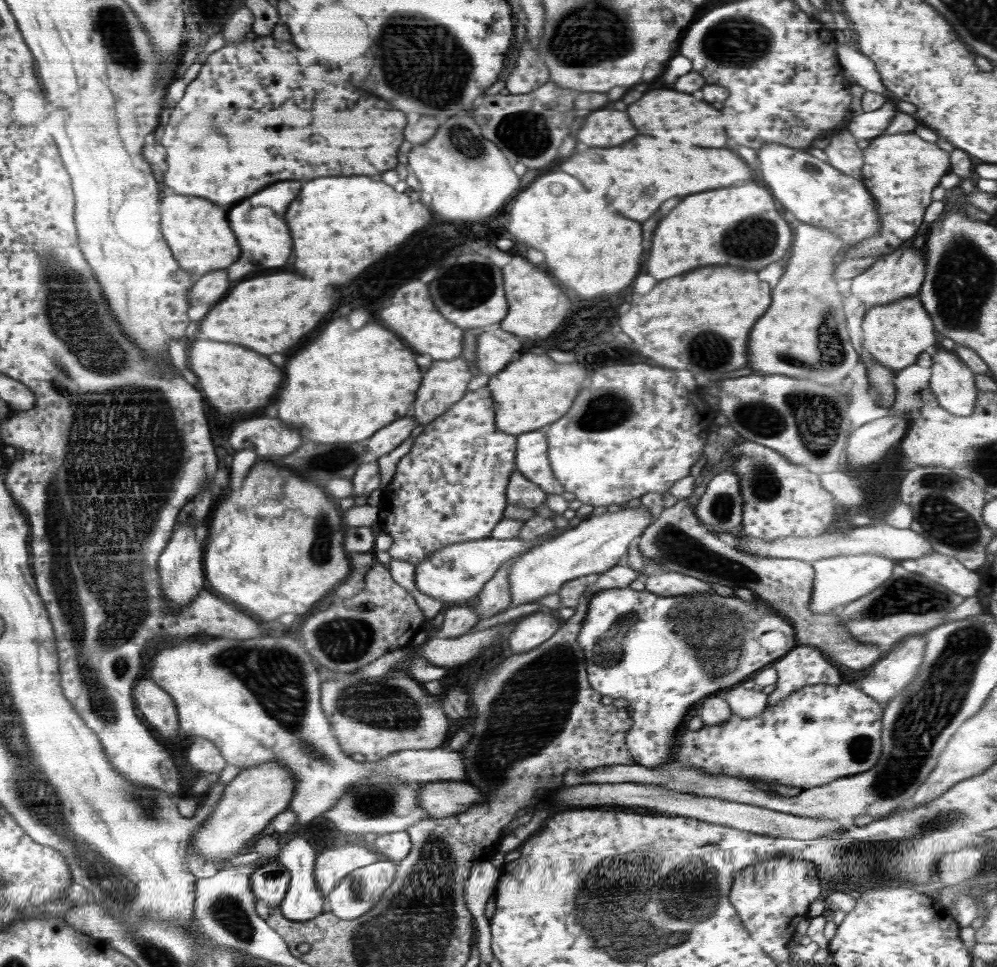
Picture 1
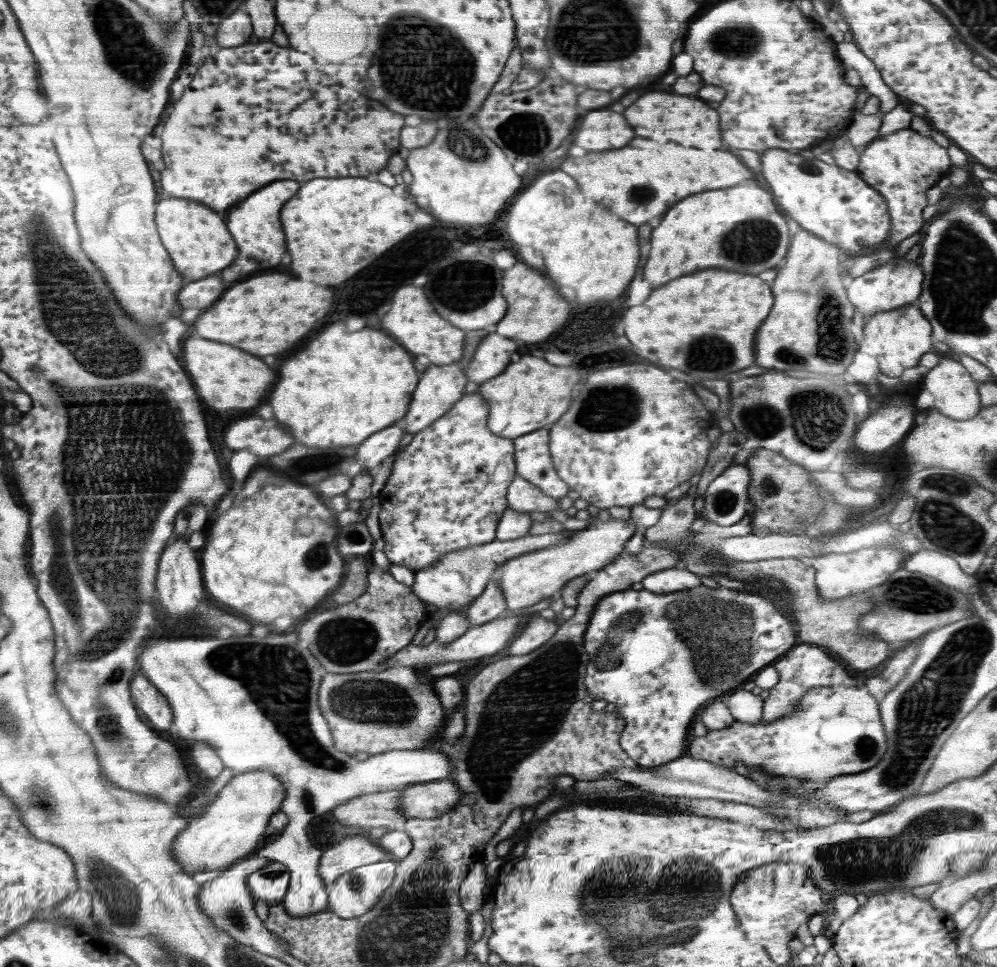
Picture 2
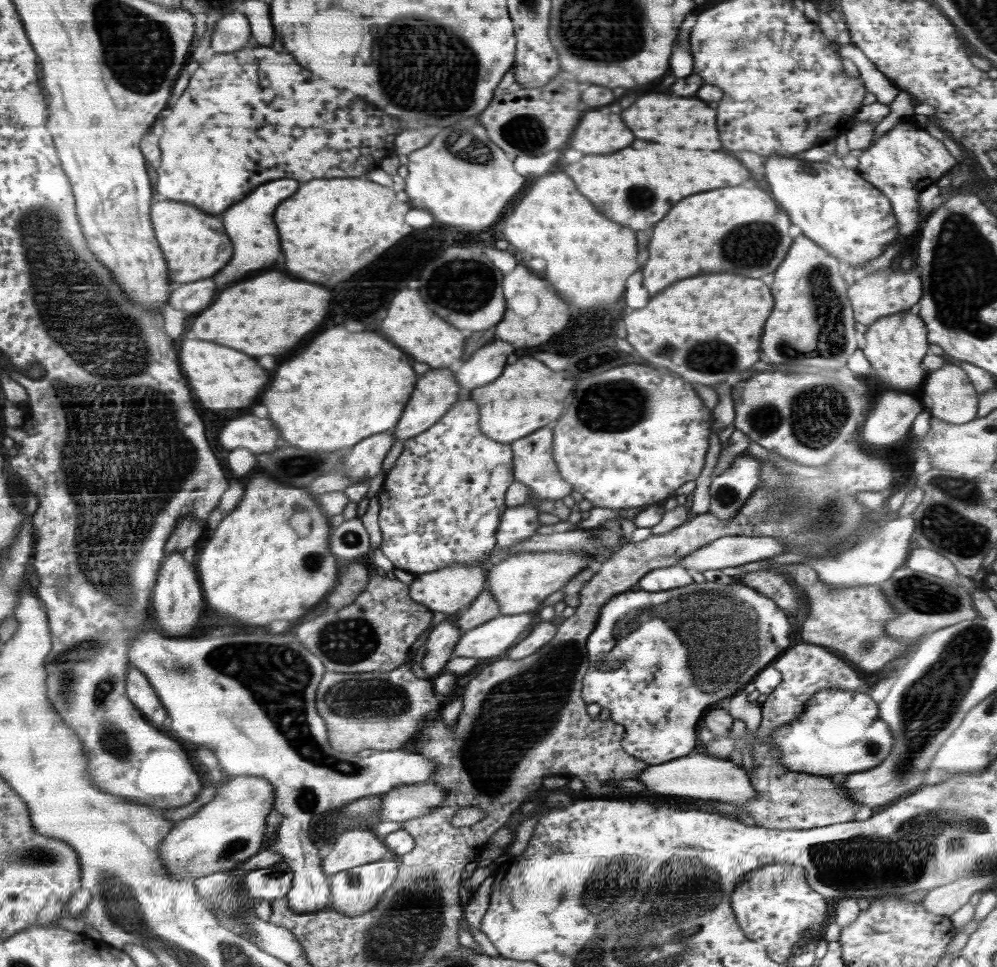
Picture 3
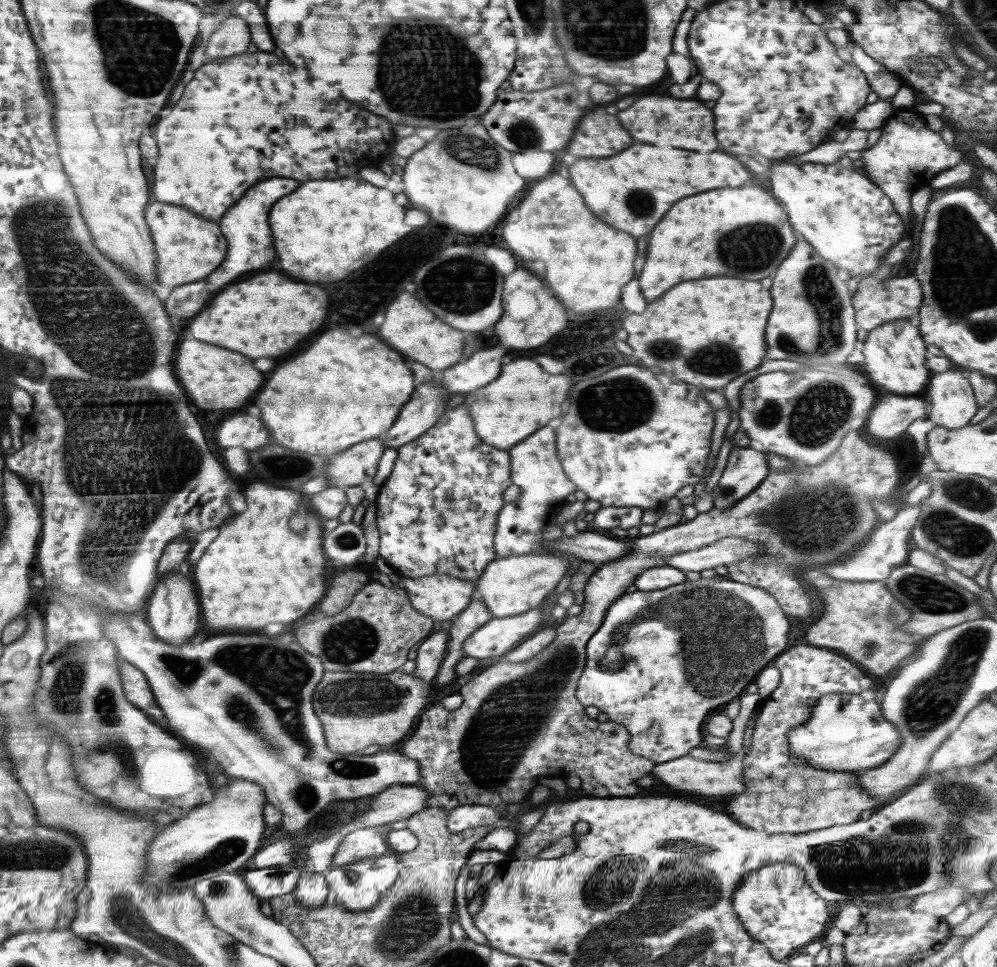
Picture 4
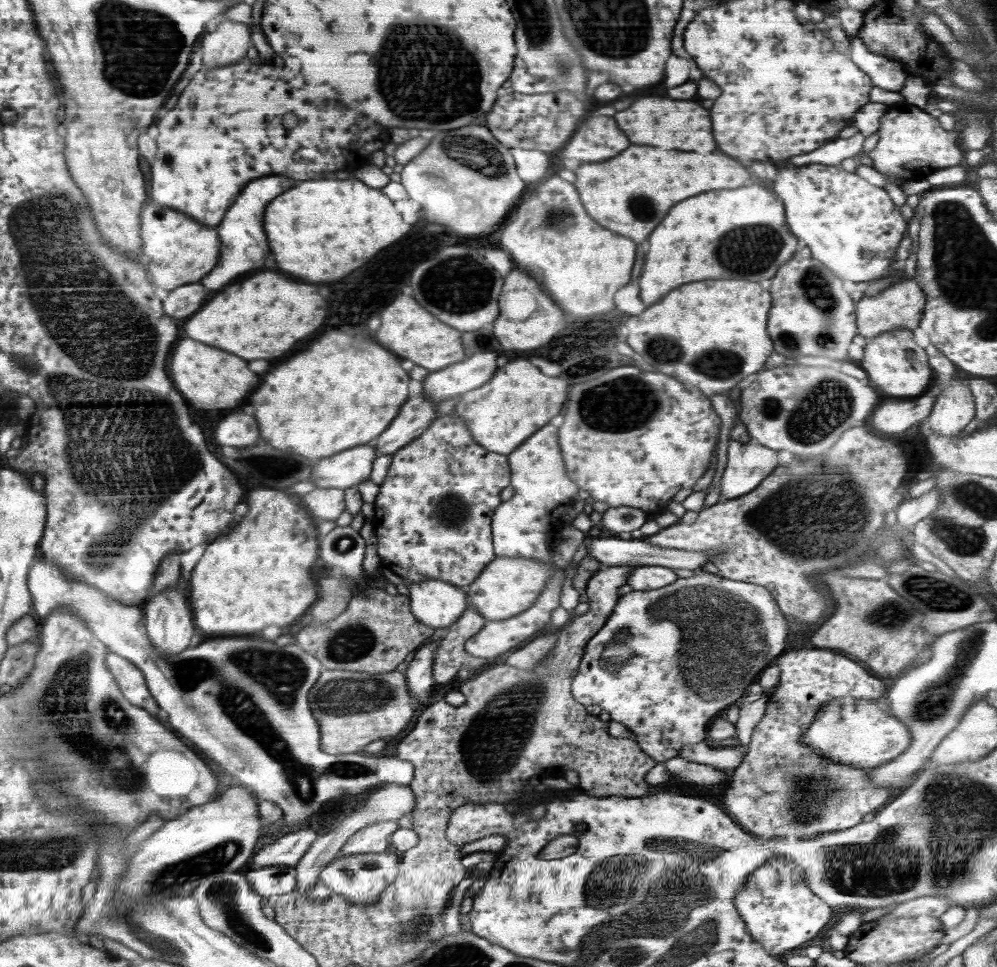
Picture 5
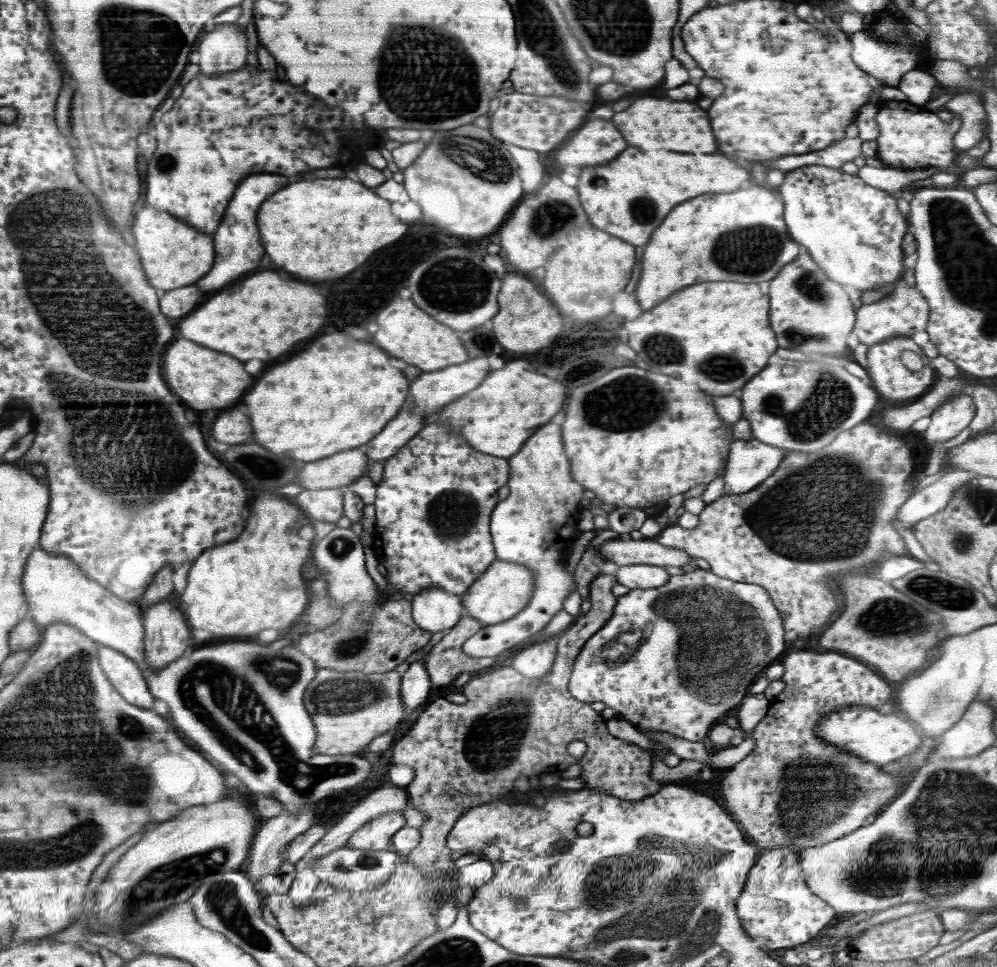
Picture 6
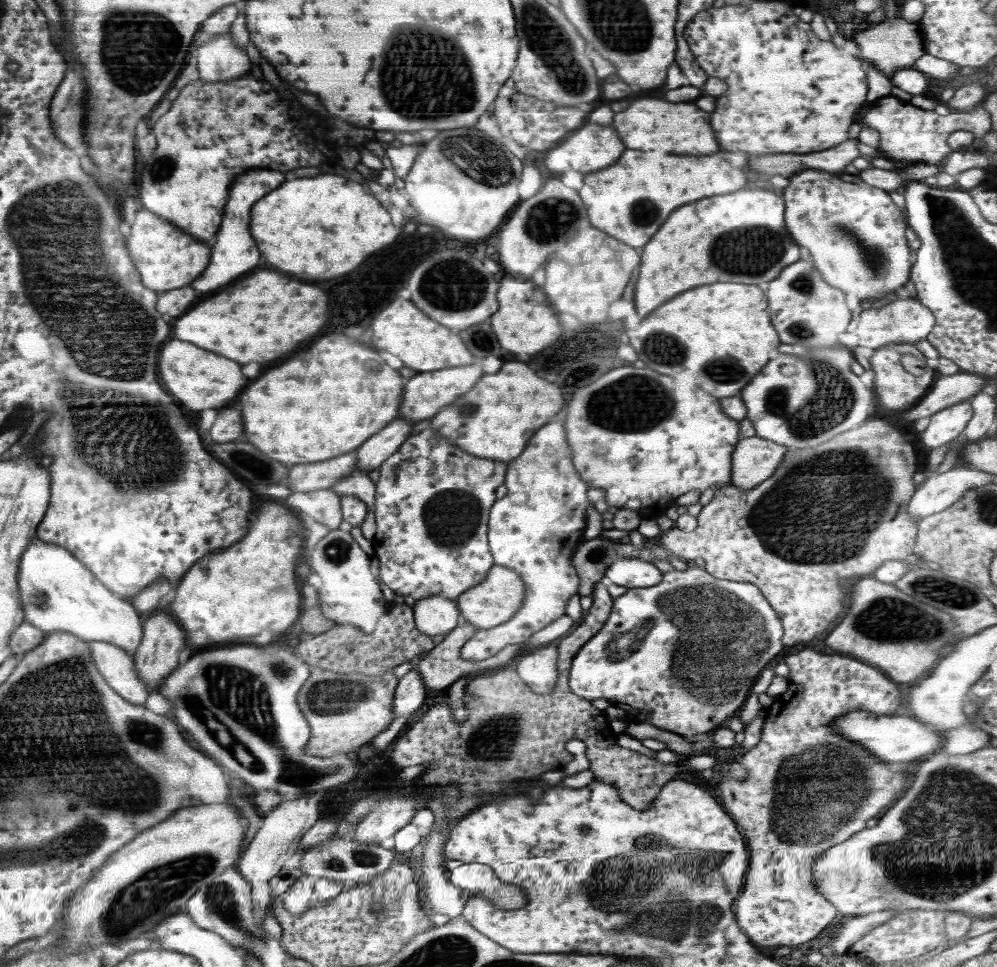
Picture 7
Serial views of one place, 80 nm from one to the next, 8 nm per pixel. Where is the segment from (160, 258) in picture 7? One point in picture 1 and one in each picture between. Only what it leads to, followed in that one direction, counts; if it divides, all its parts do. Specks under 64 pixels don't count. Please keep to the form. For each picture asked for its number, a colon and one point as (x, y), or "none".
1: (197, 230)
2: (195, 235)
3: (194, 243)
4: (189, 248)
5: (179, 250)
6: (175, 254)

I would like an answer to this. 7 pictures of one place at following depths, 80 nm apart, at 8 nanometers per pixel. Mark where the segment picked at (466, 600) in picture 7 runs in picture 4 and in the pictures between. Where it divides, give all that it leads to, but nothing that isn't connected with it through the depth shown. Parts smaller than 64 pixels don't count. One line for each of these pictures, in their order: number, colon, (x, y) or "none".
4: (512, 585)
5: (507, 586)
6: (503, 591)

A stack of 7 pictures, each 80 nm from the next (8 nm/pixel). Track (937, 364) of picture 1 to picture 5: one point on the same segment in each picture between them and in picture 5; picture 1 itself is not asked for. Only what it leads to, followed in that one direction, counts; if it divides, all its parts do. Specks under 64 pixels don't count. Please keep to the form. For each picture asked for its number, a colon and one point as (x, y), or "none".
2: (956, 394)
3: (952, 398)
4: (953, 404)
5: (954, 408)

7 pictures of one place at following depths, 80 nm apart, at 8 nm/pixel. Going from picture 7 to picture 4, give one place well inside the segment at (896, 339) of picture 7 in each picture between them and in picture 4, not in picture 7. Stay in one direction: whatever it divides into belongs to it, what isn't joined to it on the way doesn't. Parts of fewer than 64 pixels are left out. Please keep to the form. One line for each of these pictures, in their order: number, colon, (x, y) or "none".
4: (881, 299)
5: (899, 306)
6: (905, 311)

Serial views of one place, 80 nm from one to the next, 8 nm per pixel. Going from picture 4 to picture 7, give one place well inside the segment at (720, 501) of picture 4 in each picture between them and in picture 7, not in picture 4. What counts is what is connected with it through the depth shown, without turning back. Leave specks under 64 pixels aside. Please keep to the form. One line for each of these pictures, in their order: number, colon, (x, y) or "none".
5: (748, 464)
6: (751, 462)
7: (754, 459)

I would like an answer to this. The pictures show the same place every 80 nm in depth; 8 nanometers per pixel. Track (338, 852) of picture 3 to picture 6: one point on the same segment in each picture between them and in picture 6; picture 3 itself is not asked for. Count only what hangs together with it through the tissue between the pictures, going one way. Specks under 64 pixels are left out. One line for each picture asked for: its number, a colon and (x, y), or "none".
4: (363, 843)
5: (375, 838)
6: (376, 834)

